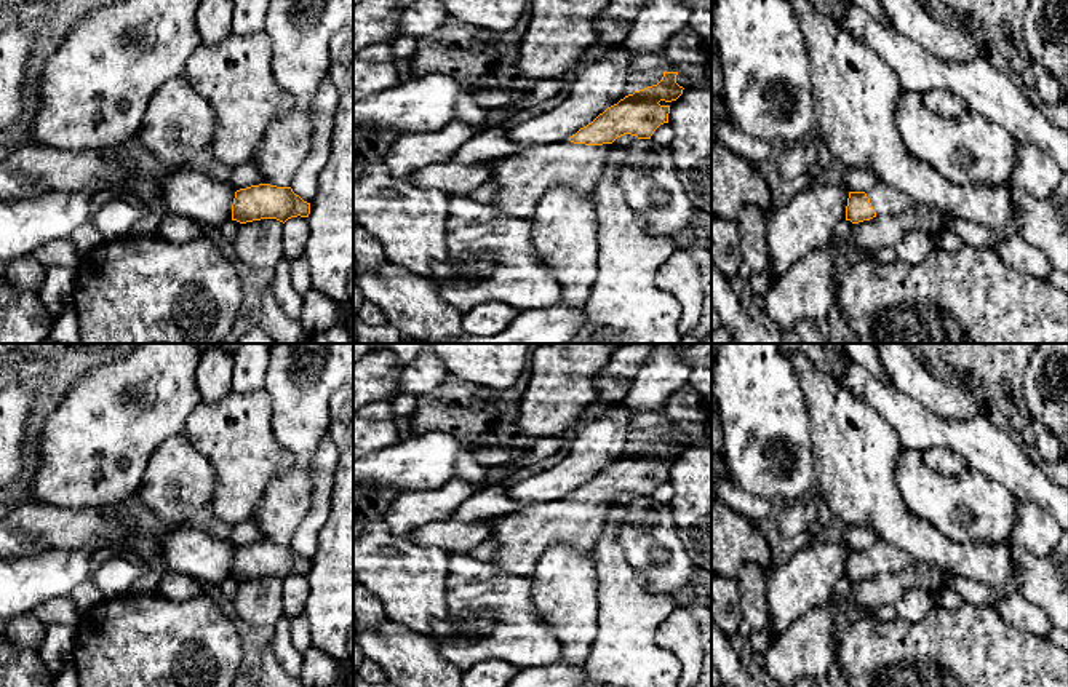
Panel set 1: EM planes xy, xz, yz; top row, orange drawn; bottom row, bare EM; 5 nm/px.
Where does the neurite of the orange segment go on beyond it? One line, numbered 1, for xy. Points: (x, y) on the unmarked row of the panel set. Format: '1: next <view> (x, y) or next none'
1: next none

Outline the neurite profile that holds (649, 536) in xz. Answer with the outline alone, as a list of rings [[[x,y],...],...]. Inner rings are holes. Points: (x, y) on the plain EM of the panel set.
[[[636,497],[625,508],[619,543],[628,564],[643,574],[656,594],[673,594],[697,569],[689,558],[668,505]]]

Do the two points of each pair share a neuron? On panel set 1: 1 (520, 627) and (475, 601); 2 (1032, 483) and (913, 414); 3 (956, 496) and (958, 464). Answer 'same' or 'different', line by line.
1: same
2: same
3: different

